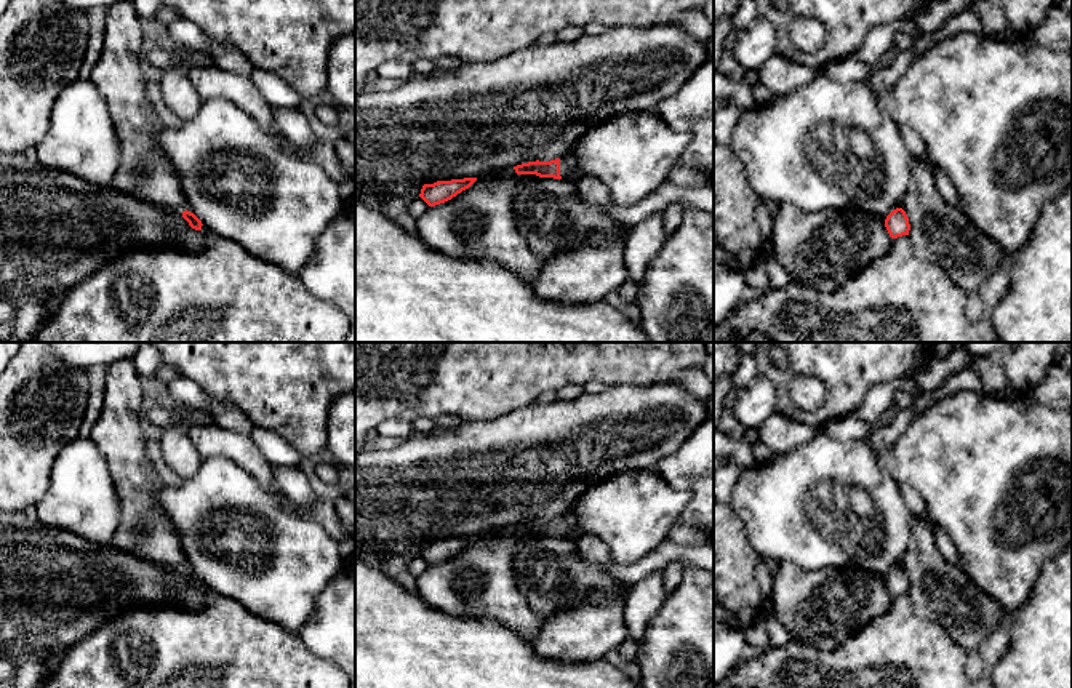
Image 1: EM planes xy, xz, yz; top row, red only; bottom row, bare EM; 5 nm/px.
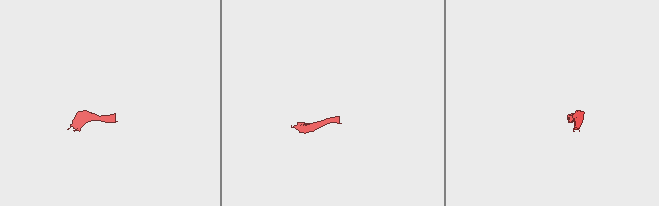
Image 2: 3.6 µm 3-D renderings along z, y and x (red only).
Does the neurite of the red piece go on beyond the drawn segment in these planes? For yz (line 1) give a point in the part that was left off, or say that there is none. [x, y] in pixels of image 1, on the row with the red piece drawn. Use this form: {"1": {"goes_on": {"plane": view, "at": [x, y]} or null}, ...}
{"1": {"goes_on": null}}

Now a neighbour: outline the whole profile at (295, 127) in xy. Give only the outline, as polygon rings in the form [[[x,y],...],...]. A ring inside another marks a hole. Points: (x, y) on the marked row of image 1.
[[[272,107],[272,118],[282,136],[291,144],[315,144],[309,118],[299,107]]]

